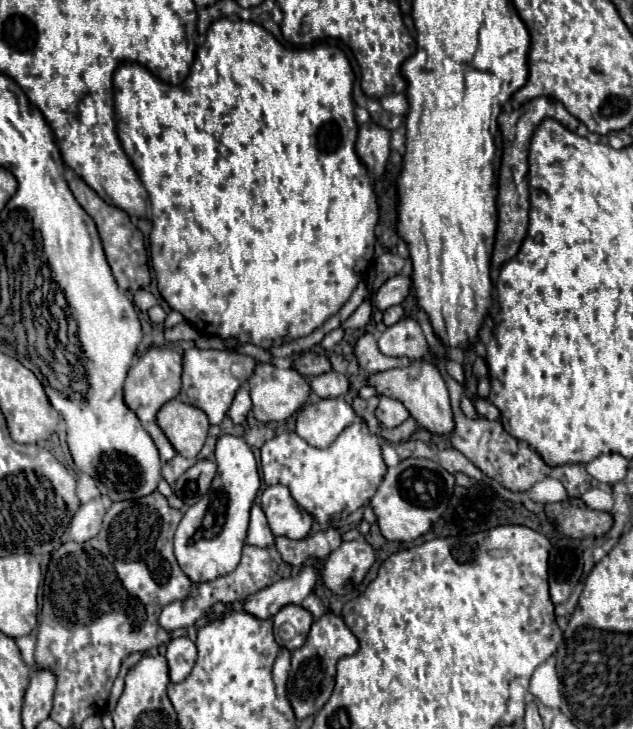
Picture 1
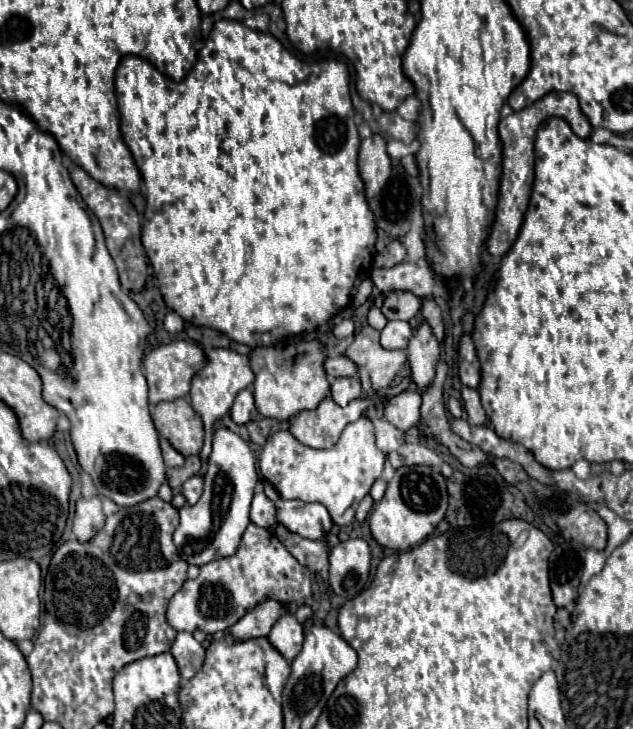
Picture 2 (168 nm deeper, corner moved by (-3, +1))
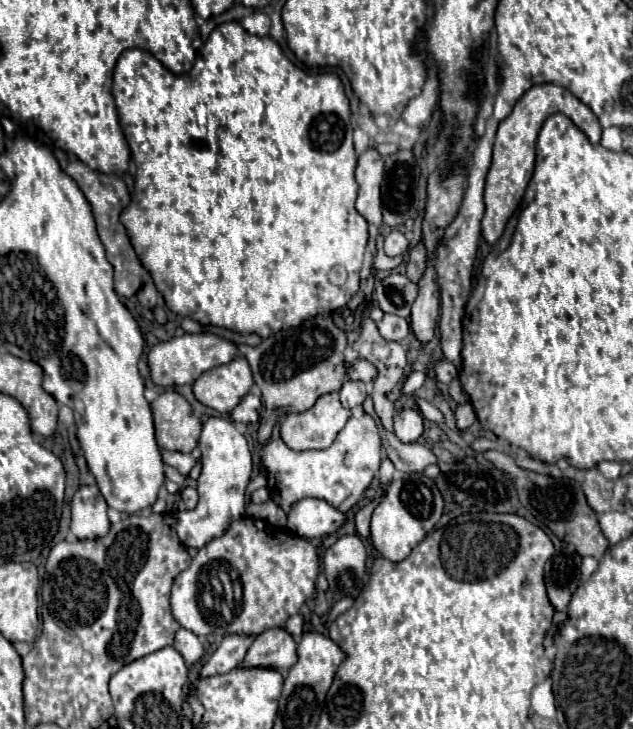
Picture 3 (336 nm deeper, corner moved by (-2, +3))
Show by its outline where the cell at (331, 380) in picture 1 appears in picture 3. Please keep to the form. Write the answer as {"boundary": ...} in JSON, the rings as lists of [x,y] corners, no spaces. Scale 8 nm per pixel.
{"boundary":[[[346,381],[340,389],[340,401],[344,407],[352,409],[356,405],[362,405],[366,399],[366,385],[362,381]]]}

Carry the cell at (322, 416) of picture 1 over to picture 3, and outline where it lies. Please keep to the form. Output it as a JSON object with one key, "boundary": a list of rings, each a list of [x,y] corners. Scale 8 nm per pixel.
{"boundary":[[[326,393],[312,409],[286,415],[280,425],[280,437],[294,451],[326,449],[332,445],[348,419],[350,411],[342,407],[338,395]]]}

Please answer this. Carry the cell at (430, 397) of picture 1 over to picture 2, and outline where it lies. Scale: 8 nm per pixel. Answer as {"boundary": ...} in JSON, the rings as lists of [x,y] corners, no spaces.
{"boundary":[[[425,323],[421,329],[415,331],[411,343],[409,343],[409,369],[411,379],[419,387],[421,393],[425,393],[433,379],[435,379],[435,365],[439,361],[439,343],[435,341],[429,325]]]}

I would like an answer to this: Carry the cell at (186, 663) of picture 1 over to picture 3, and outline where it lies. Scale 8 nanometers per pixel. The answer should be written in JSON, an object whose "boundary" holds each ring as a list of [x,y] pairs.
{"boundary":[[[178,629],[176,637],[174,637],[174,649],[180,651],[180,655],[184,657],[184,661],[188,665],[194,665],[204,655],[204,647],[202,647],[200,639],[188,629]]]}

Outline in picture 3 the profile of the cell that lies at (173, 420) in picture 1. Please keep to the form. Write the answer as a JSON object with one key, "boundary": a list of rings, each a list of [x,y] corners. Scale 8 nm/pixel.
{"boundary":[[[168,389],[150,405],[158,447],[192,453],[198,445],[202,423],[194,415],[190,403],[174,389]]]}

